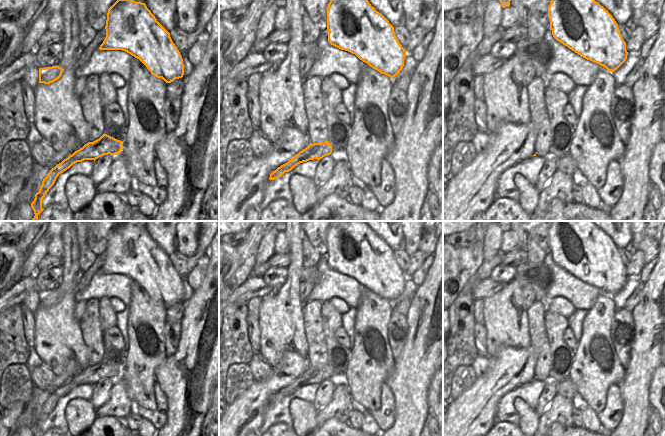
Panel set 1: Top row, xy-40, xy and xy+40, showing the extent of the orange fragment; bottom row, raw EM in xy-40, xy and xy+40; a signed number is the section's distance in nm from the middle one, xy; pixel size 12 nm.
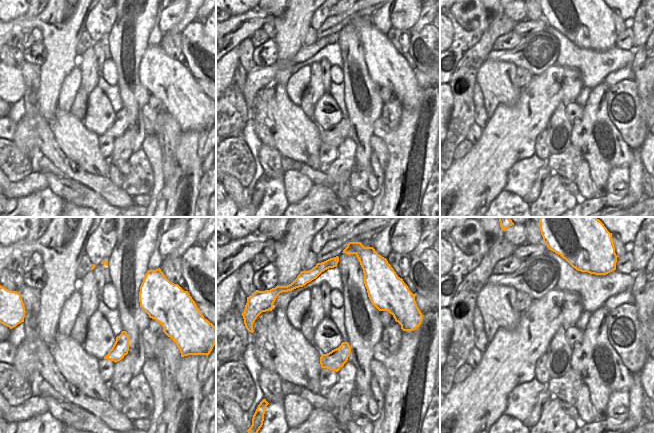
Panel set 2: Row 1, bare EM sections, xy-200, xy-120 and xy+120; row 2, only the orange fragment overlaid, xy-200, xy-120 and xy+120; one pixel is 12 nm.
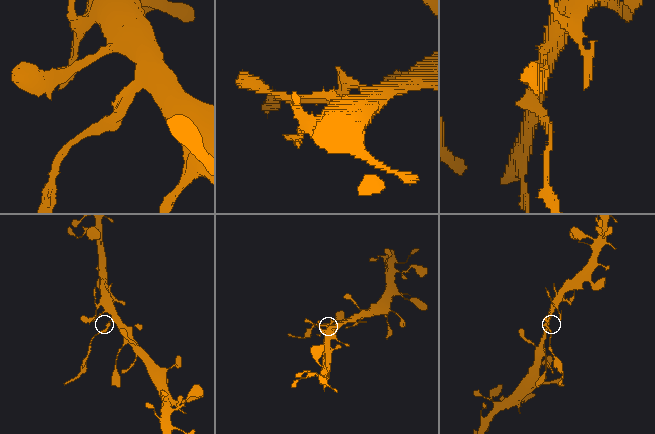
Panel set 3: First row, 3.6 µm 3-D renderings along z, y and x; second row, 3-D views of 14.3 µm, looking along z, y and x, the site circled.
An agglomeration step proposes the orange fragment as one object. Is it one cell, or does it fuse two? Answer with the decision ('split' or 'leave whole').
split

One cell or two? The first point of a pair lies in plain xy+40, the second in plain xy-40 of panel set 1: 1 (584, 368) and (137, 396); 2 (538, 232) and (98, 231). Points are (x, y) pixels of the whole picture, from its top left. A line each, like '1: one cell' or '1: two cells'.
1: one cell
2: one cell

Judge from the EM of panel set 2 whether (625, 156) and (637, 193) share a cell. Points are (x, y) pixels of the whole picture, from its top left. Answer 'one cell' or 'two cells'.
two cells

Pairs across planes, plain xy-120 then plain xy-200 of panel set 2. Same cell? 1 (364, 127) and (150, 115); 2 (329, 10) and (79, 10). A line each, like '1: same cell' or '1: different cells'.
1: different cells
2: different cells

